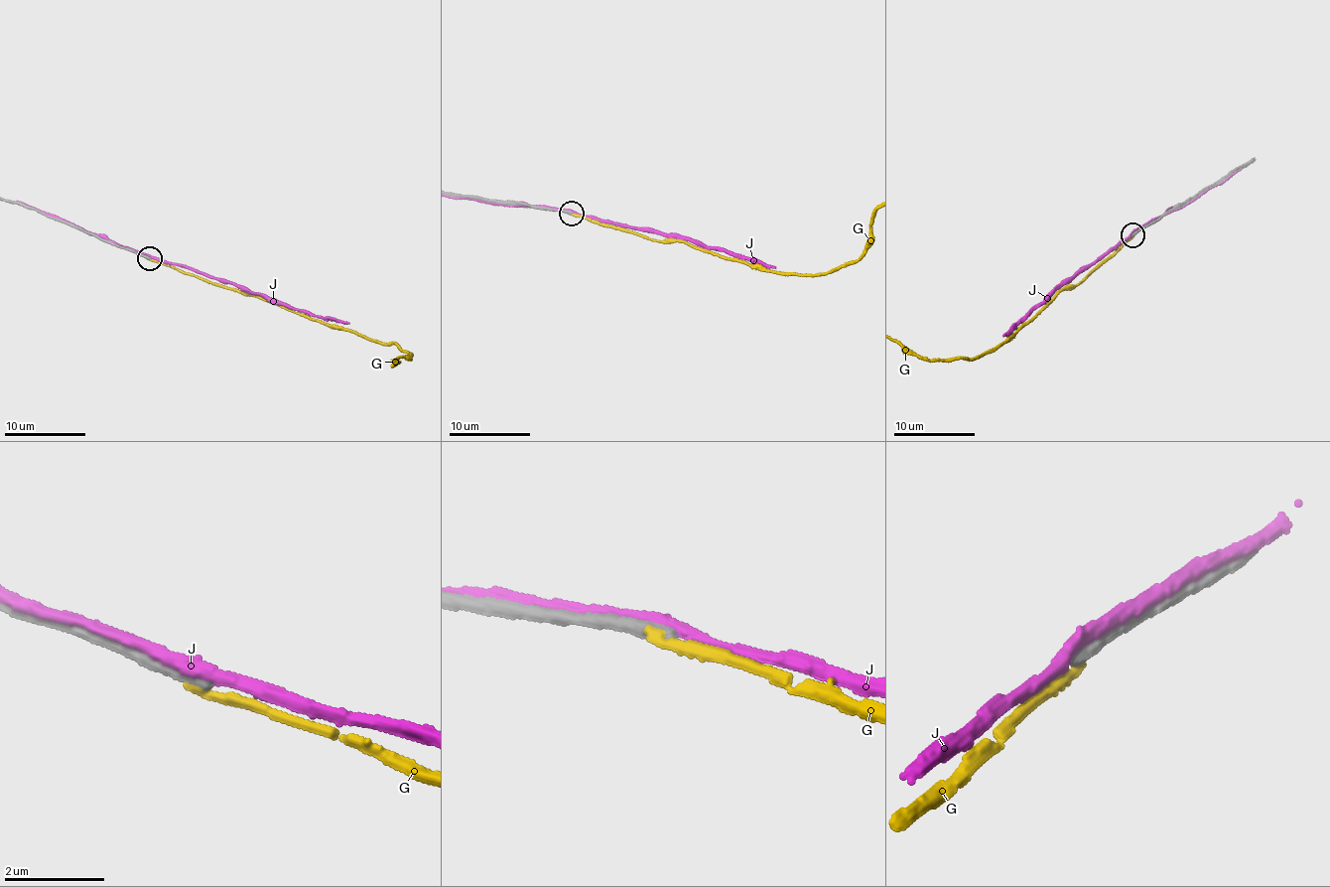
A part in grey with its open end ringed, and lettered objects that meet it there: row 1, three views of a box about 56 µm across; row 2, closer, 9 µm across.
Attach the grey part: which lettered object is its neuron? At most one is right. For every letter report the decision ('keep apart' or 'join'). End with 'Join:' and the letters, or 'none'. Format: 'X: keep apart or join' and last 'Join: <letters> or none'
G: keep apart
J: keep apart
Join: none

